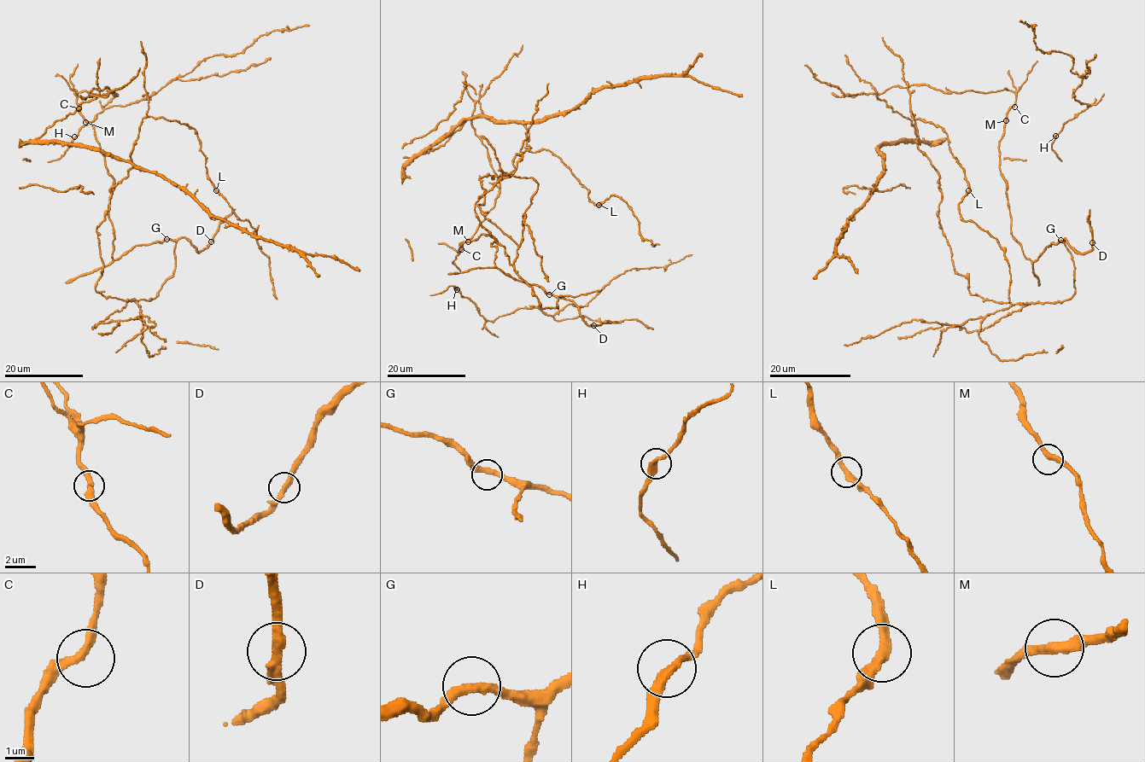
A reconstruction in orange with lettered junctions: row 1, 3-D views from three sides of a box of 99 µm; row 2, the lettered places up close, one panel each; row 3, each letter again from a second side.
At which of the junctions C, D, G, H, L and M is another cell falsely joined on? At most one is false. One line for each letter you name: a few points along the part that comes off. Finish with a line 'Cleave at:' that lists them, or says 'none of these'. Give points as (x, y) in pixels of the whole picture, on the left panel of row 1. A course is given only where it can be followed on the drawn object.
Cleave at: none of these

